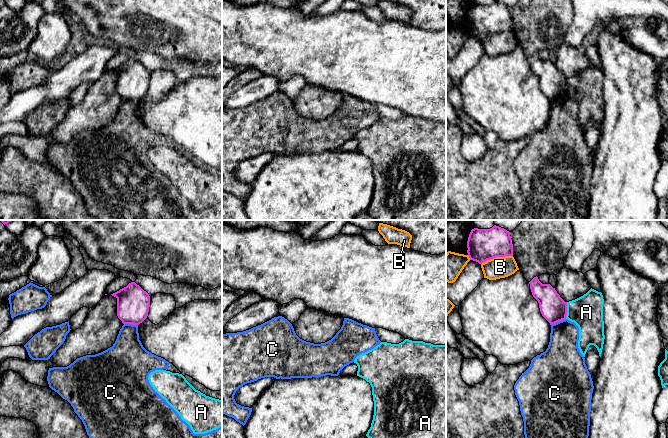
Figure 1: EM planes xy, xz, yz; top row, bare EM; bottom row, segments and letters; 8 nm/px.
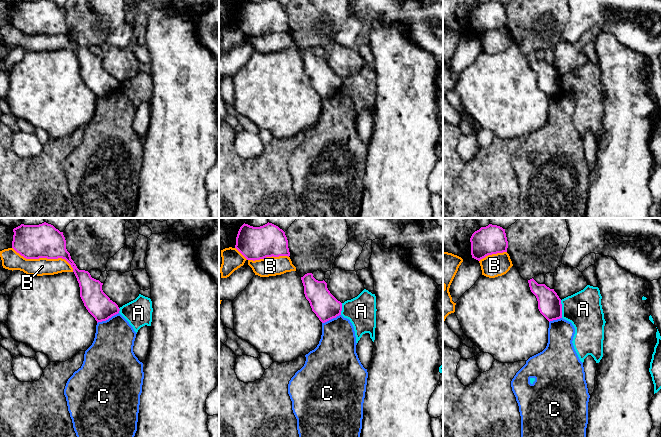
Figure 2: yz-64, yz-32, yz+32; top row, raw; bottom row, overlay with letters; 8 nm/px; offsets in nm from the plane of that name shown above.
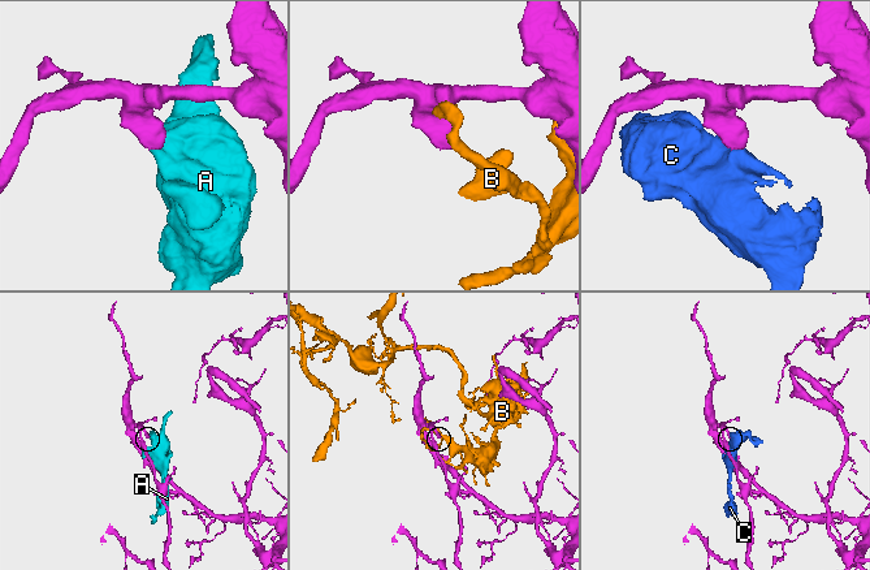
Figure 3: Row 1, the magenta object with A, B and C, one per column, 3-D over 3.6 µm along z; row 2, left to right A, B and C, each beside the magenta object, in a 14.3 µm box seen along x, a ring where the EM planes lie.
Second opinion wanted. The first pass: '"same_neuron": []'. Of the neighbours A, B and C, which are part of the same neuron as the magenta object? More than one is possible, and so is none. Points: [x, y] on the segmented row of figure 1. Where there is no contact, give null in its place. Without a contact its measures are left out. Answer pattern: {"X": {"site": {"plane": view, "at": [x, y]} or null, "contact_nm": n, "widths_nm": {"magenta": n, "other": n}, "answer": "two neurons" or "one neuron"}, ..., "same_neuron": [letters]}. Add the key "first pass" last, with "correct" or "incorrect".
{"A": {"site": {"plane": "yz", "at": [566, 310]}, "contact_nm": 140, "widths_nm": {"magenta": 220, "other": 260}, "answer": "two neurons"}, "B": {"site": {"plane": "yz", "at": [496, 256]}, "contact_nm": 260, "widths_nm": {"magenta": 260, "other": 180}, "answer": "two neurons"}, "C": {"site": {"plane": "yz", "at": [558, 321]}, "contact_nm": 130, "widths_nm": {"magenta": 220, "other": 240}, "answer": "two neurons"}, "same_neuron": [], "first pass": "correct"}

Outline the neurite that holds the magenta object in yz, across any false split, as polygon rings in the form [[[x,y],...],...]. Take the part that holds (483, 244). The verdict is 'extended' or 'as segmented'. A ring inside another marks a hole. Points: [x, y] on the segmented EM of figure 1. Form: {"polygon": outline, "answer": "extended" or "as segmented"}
{"polygon": [[[496,225],[490,229],[472,229],[467,248],[470,260],[479,264],[496,257],[513,256],[510,232]]], "answer": "as segmented"}

